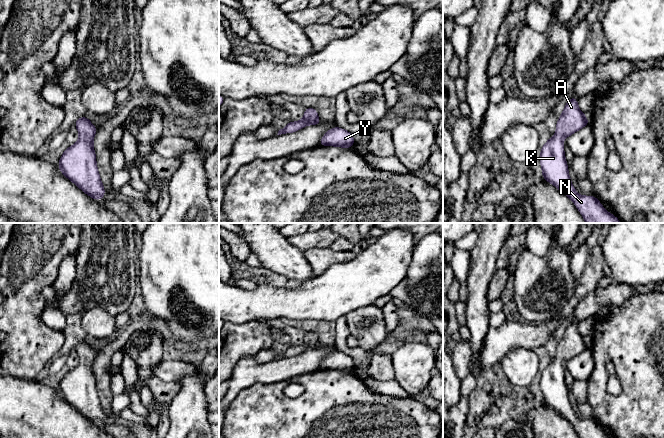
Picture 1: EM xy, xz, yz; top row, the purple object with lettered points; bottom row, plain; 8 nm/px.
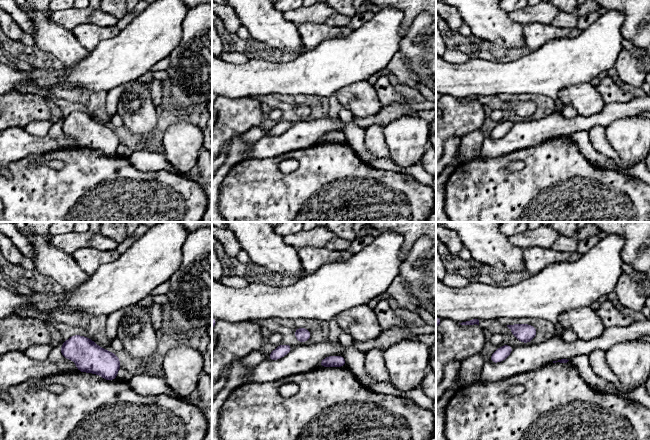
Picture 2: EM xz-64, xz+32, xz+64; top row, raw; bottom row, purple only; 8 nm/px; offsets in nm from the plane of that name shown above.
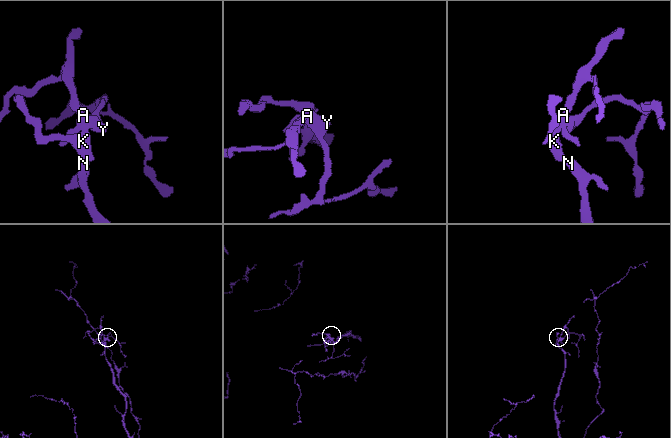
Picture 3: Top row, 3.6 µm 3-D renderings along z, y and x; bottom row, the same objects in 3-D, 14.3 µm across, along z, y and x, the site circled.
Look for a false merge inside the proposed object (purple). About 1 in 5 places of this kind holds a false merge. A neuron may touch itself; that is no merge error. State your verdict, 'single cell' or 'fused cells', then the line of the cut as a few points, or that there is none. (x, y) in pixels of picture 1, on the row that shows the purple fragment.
single cell; cut none

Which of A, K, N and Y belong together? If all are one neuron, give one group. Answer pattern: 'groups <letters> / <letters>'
groups A K N Y

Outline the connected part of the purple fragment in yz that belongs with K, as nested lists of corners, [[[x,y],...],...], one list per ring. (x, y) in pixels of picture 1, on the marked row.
[[[571,97],[566,103],[556,125],[557,134],[543,145],[540,165],[543,178],[567,195],[578,208],[586,223],[621,223],[613,214],[608,213],[594,196],[579,195],[570,180],[568,165],[564,155],[562,139],[590,124],[578,108],[577,98]]]

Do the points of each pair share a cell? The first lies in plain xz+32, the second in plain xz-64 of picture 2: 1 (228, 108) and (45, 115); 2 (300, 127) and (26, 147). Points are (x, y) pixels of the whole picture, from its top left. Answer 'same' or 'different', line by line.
1: same
2: same

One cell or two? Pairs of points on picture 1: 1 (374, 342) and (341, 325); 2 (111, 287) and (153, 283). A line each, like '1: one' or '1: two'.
1: two
2: two

